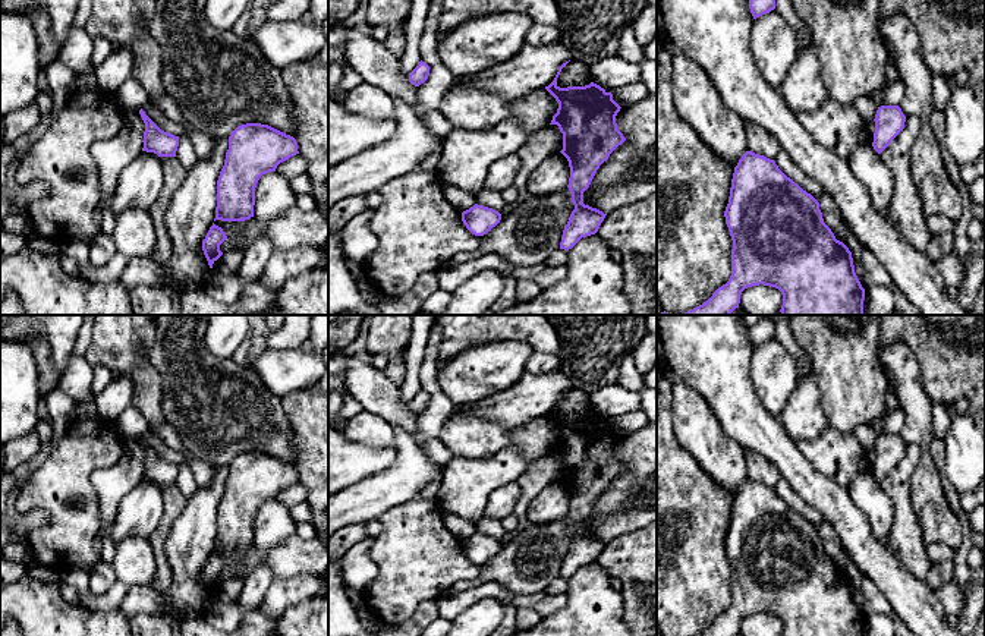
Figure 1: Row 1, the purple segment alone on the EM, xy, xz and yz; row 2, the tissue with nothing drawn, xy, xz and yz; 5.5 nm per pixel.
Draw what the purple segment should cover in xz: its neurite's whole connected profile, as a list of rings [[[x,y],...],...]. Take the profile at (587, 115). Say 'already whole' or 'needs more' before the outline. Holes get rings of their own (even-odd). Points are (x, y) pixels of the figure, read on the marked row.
already whole; [[[569,62],[558,67],[554,81],[545,86],[545,89],[558,103],[557,113],[553,116],[550,125],[557,125],[563,133],[563,149],[560,152],[567,158],[570,167],[567,188],[572,193],[575,210],[572,211],[563,230],[560,249],[564,251],[572,249],[582,237],[595,234],[604,221],[607,214],[583,204],[583,192],[589,188],[600,166],[607,161],[610,154],[626,141],[616,123],[616,116],[621,107],[613,100],[611,92],[607,92],[594,82],[585,86],[567,88],[560,88],[557,85],[557,78],[567,63]]]

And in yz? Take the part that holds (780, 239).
already whole; [[[752,151],[742,155],[734,167],[724,217],[733,240],[728,281],[718,287],[707,302],[685,314],[664,311],[658,315],[730,315],[739,308],[742,292],[759,284],[781,292],[781,315],[863,315],[865,289],[855,273],[852,252],[835,239],[831,229],[824,223],[819,202],[787,177],[774,160]]]

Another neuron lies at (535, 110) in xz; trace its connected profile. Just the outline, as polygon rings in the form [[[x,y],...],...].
[[[541,88],[513,98],[507,120],[517,120],[526,130],[538,132],[551,123],[557,108],[556,98],[545,88]]]

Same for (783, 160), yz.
[[[780,149],[777,157],[775,157],[775,164],[778,169],[790,177],[794,183],[797,183],[803,191],[811,193],[816,201],[819,201],[822,189],[821,186],[811,179],[808,174],[802,171],[802,169],[792,161],[790,155],[784,151]]]

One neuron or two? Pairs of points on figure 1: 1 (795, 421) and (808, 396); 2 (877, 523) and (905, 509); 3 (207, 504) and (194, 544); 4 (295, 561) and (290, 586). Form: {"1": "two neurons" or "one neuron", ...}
{"1": "one neuron", "2": "two neurons", "3": "one neuron", "4": "two neurons"}

